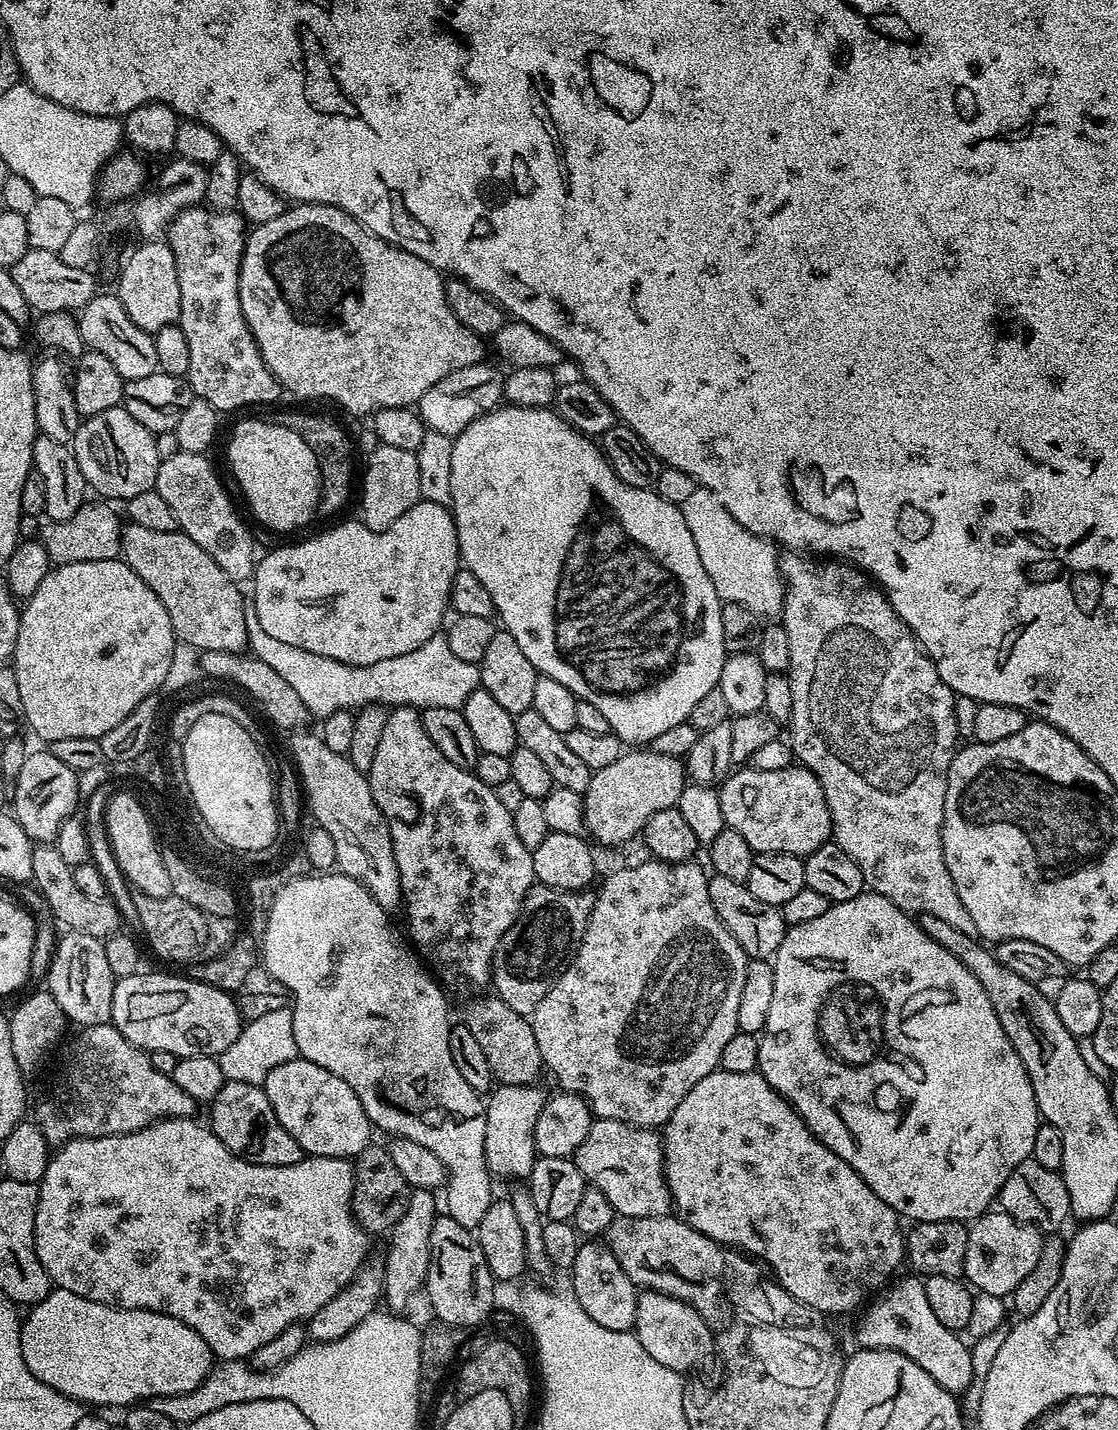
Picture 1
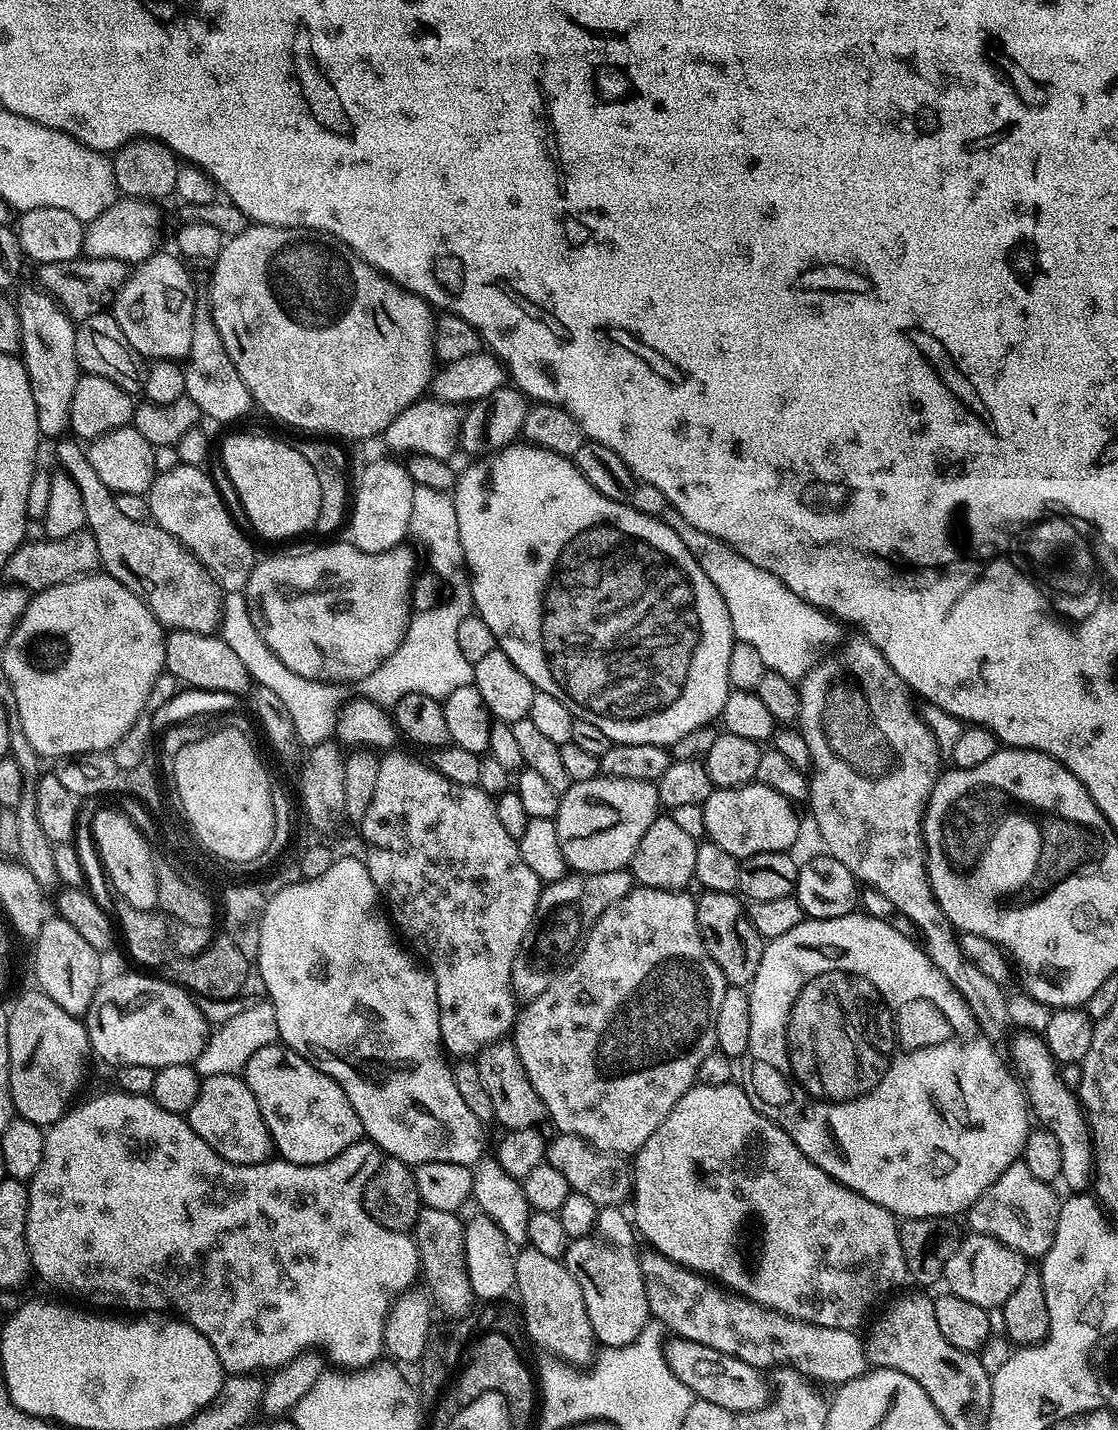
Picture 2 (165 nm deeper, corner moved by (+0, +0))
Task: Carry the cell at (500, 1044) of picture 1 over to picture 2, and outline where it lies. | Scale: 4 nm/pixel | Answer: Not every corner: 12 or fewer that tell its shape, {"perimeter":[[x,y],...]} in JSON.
{"perimeter":[[497,1042],[475,1061],[494,1121],[539,1129],[548,1111],[516,1045]]}

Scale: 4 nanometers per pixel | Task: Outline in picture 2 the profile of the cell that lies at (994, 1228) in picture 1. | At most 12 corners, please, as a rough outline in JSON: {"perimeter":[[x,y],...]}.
{"perimeter":[[989,1236],[961,1239],[942,1280],[996,1310],[1029,1261]]}

